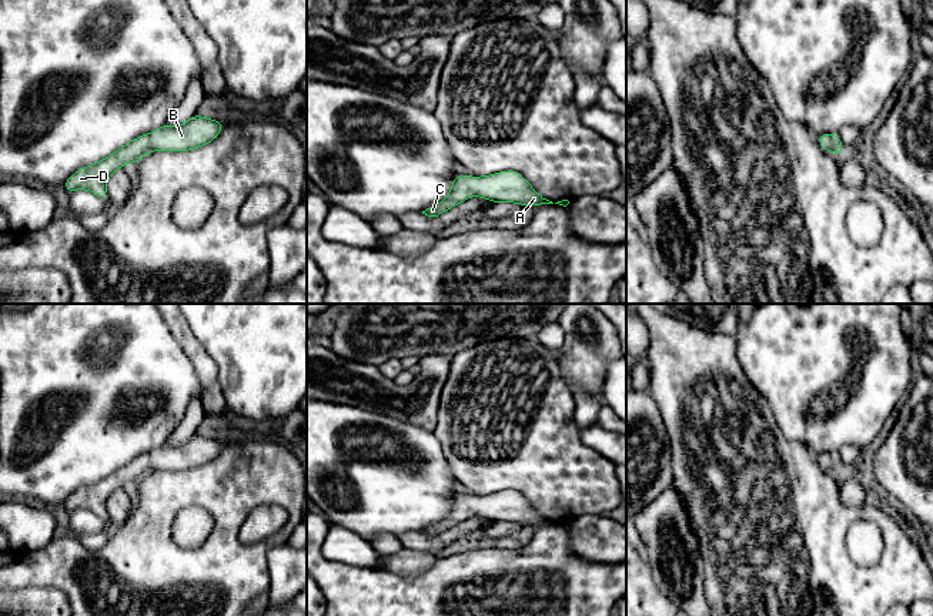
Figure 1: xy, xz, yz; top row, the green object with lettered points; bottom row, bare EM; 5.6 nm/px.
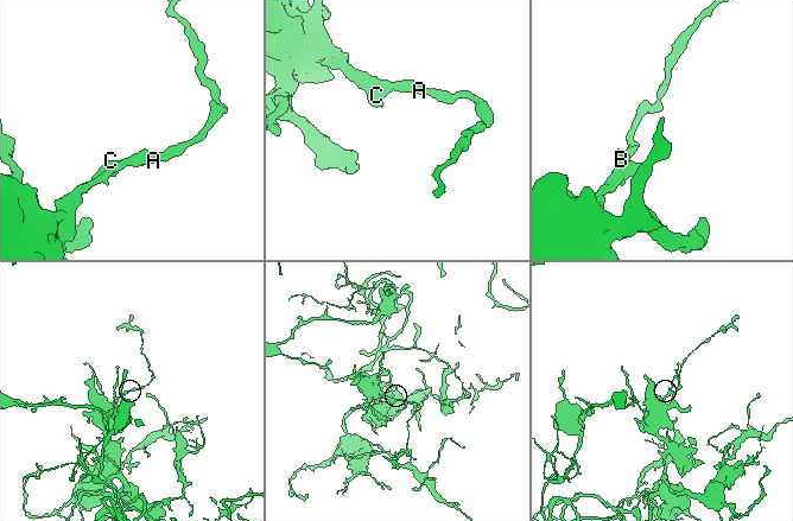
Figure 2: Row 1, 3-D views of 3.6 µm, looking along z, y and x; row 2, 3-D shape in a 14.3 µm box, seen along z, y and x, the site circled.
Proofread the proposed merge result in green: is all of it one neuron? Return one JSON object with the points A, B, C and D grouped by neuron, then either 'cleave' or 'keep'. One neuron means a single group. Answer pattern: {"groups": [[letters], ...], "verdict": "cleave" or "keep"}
{"groups": [["A", "B", "C", "D"]], "verdict": "keep"}

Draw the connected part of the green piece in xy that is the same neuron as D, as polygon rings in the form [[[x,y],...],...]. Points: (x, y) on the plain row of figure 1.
[[[193,435],[180,446],[163,446],[140,455],[107,478],[76,491],[64,502],[70,513],[78,508],[88,509],[101,519],[107,519],[107,499],[128,482],[137,482],[148,471],[188,471],[211,462],[223,449],[223,442],[201,435]]]

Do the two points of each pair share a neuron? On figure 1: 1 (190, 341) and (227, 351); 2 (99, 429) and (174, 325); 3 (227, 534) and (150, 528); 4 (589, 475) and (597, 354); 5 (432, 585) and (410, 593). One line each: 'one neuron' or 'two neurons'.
1: two neurons
2: two neurons
3: one neuron
4: two neurons
5: one neuron

